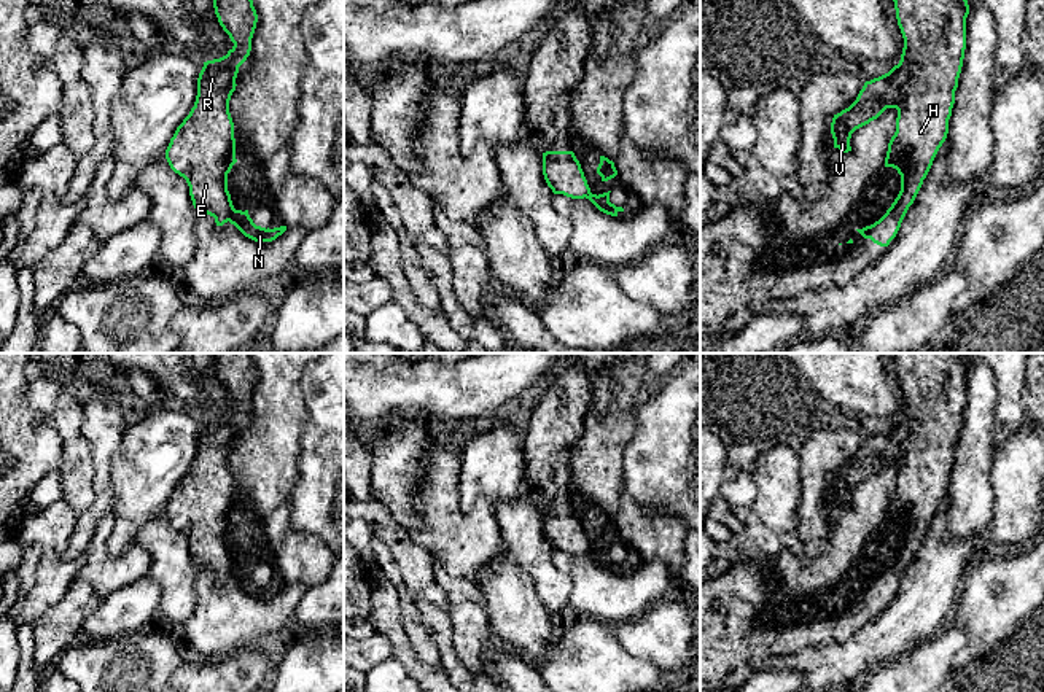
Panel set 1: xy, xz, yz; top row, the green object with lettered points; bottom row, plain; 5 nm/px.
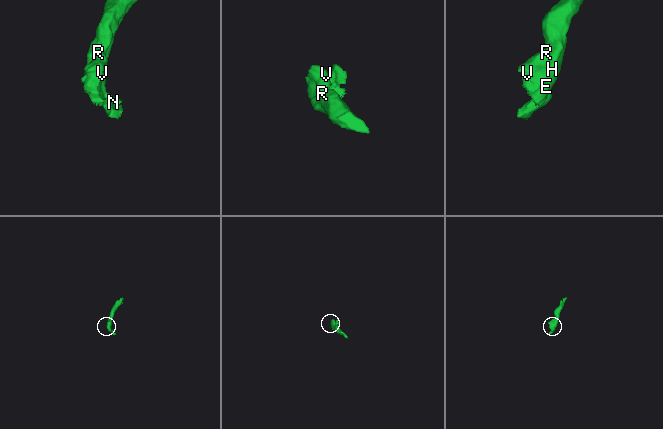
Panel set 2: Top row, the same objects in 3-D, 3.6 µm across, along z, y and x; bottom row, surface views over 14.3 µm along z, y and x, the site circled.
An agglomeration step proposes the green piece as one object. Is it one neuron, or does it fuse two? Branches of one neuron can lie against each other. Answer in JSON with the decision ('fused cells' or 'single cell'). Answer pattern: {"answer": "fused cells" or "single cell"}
{"answer": "fused cells"}

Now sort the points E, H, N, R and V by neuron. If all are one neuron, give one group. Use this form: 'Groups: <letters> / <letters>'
Groups: E H R V / N

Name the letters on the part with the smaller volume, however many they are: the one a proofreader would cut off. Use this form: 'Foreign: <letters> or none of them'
Foreign: N

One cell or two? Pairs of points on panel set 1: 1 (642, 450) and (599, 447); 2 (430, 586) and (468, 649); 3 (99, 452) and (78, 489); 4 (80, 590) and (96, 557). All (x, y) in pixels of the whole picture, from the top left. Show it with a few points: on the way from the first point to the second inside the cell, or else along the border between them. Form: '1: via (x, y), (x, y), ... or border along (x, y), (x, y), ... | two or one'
1: border along (637, 414), (637, 430), (624, 449), (623, 485) | two
2: border along (433, 573), (433, 578), (444, 592), (447, 610) | two
3: border along (83, 425), (81, 435), (93, 463), (93, 500) | two
4: border along (77, 576), (101, 598) | two

